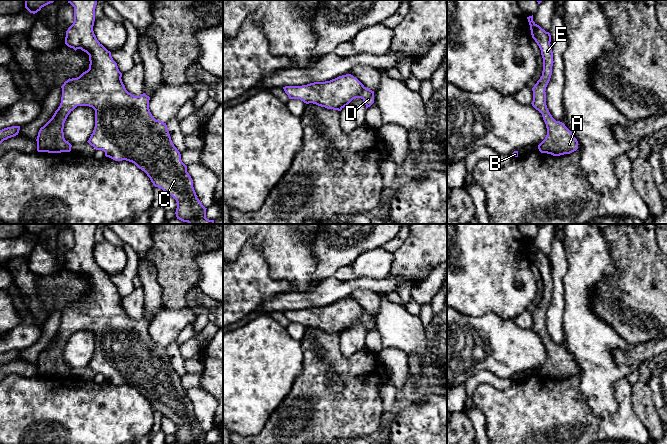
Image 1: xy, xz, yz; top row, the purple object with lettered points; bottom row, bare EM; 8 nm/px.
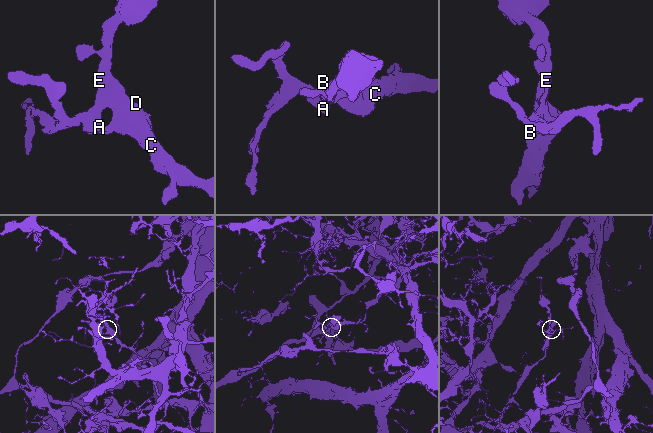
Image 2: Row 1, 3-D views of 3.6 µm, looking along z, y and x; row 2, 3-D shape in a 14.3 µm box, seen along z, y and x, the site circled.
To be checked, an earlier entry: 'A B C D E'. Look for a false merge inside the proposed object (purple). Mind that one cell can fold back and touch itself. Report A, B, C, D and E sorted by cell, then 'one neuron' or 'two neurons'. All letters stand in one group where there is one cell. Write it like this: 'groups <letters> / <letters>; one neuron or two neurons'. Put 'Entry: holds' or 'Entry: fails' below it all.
groups A B C D E; one neuron
Entry: holds

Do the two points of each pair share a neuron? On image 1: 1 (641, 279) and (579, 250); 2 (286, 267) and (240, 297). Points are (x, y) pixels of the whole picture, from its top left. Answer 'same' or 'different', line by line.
1: different
2: different

